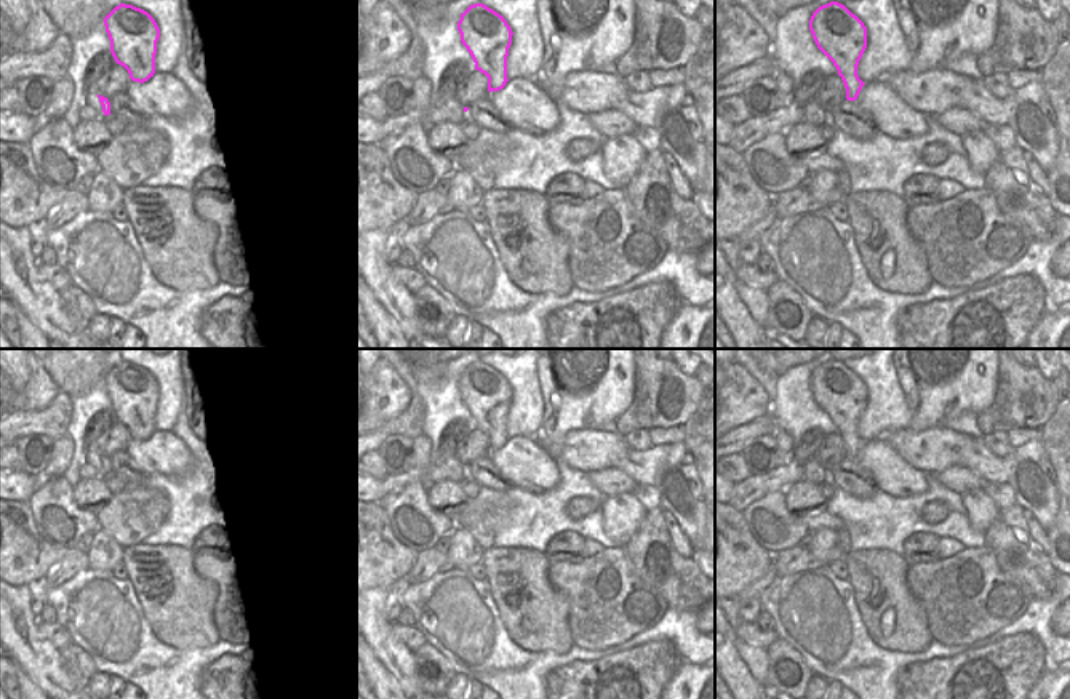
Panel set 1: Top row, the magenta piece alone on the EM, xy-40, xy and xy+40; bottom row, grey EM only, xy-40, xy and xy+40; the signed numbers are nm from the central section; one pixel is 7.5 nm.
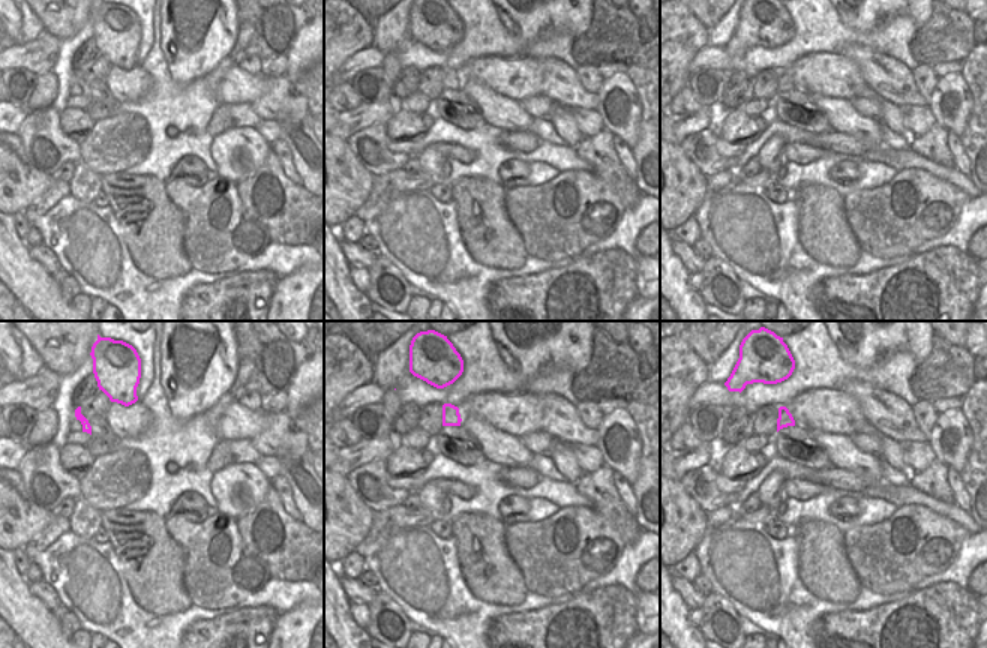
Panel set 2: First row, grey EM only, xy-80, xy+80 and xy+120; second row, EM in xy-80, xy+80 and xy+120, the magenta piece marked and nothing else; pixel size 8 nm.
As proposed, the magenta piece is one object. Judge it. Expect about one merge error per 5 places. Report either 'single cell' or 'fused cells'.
single cell

